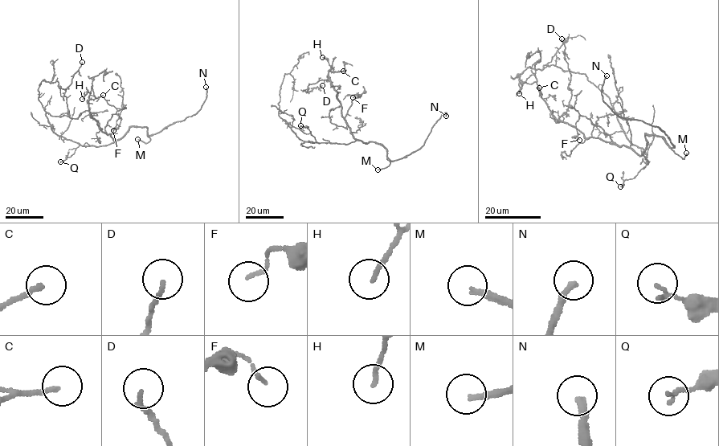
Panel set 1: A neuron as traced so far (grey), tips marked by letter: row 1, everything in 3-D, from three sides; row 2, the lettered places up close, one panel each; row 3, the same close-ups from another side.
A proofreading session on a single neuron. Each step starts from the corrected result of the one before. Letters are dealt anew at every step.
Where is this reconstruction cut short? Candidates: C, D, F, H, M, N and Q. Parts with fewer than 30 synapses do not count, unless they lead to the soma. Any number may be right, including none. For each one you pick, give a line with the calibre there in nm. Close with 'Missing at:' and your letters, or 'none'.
M: calibre 200 nm
N: calibre 260 nm
Missing at: M, N

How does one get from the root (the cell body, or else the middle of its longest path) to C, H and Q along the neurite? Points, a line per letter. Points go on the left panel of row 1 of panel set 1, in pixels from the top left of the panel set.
C: (96, 146), (107, 145), (116, 141), (100, 128), (89, 112), (88, 100), (103, 95)
H: (96, 146), (107, 145), (116, 141), (100, 128), (97, 121), (91, 116), (88, 107), (90, 92), (82, 99)
Q: (96, 146), (79, 145), (71, 157), (60, 161)

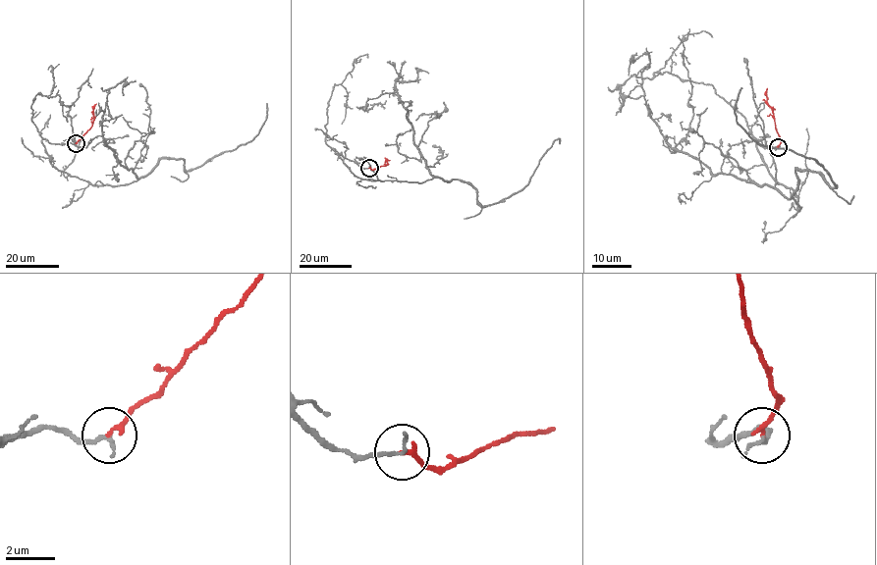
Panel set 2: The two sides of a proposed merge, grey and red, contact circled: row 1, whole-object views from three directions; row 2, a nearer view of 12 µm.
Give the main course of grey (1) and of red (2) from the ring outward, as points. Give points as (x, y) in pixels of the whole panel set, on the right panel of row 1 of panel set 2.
1: (779, 147), (757, 142), (799, 210), (667, 147), (692, 116), (679, 35)
2: (779, 147), (781, 140), (772, 108), (767, 102), (767, 88)

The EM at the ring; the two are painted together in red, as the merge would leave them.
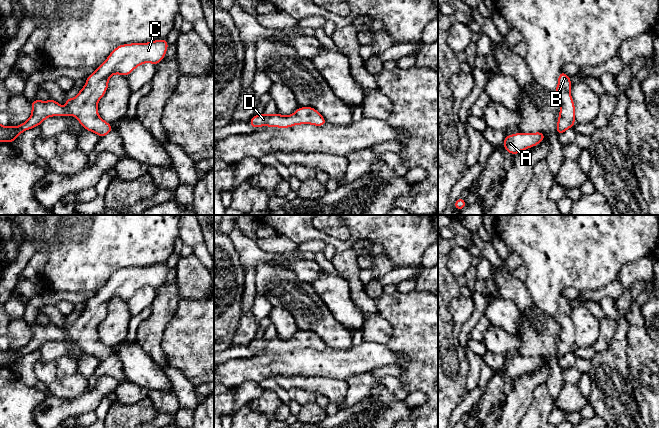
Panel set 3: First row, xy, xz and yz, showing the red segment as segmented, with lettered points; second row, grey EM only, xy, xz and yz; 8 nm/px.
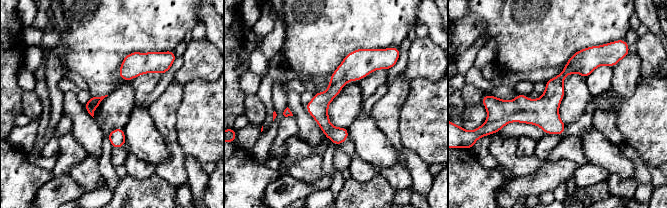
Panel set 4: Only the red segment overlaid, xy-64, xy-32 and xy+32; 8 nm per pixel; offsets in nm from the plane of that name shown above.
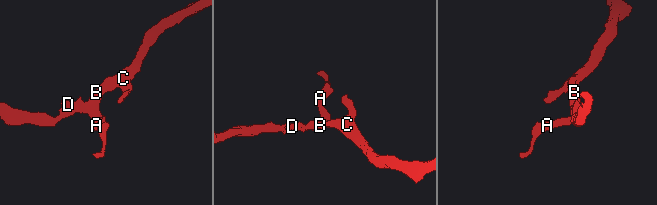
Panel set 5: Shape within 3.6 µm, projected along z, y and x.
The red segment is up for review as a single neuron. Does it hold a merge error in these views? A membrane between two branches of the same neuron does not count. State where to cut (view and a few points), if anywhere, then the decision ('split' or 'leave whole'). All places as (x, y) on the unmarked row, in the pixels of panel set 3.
no cut; leave whole

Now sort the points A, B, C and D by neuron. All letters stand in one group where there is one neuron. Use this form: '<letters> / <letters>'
A B C D

